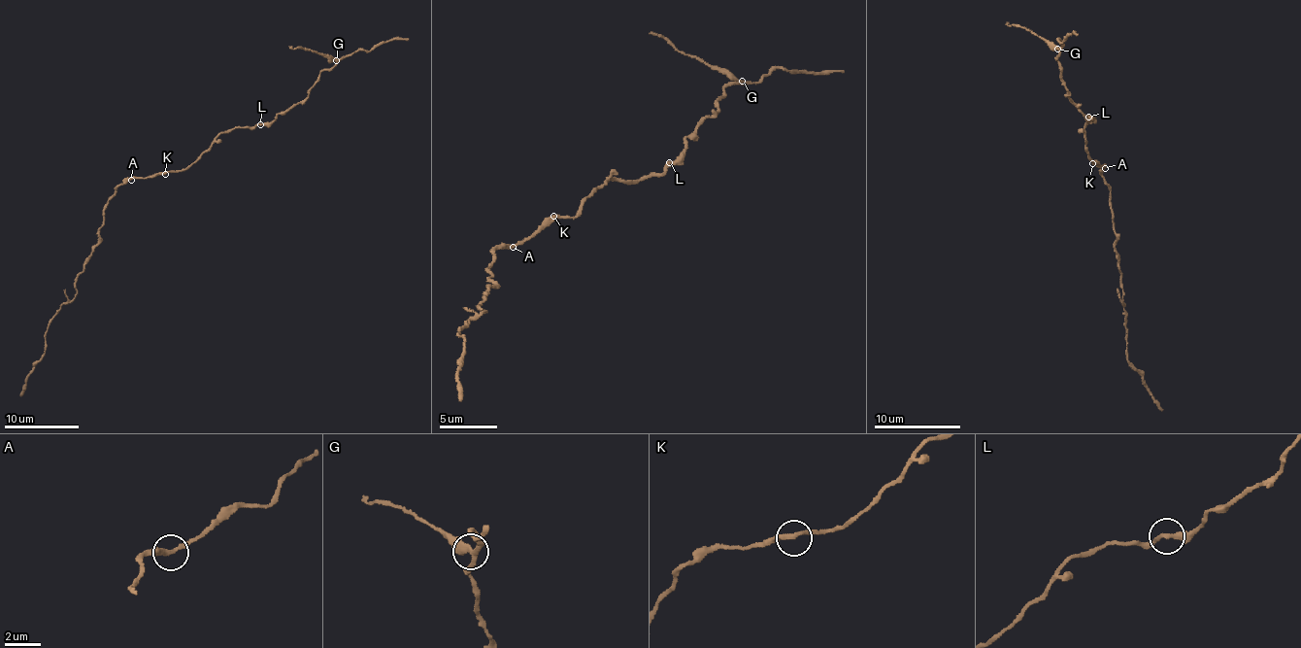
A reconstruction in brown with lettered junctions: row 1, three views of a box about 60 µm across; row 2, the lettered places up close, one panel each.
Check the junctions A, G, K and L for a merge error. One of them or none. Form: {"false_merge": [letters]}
{"false_merge": ["G"]}

